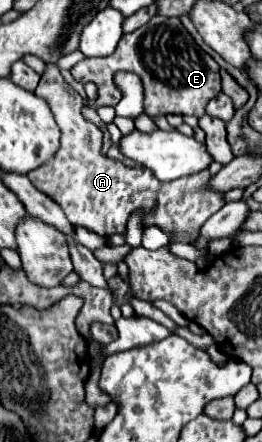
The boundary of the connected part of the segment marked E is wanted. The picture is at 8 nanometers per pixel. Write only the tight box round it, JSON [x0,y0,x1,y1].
[70,16,220,118]

